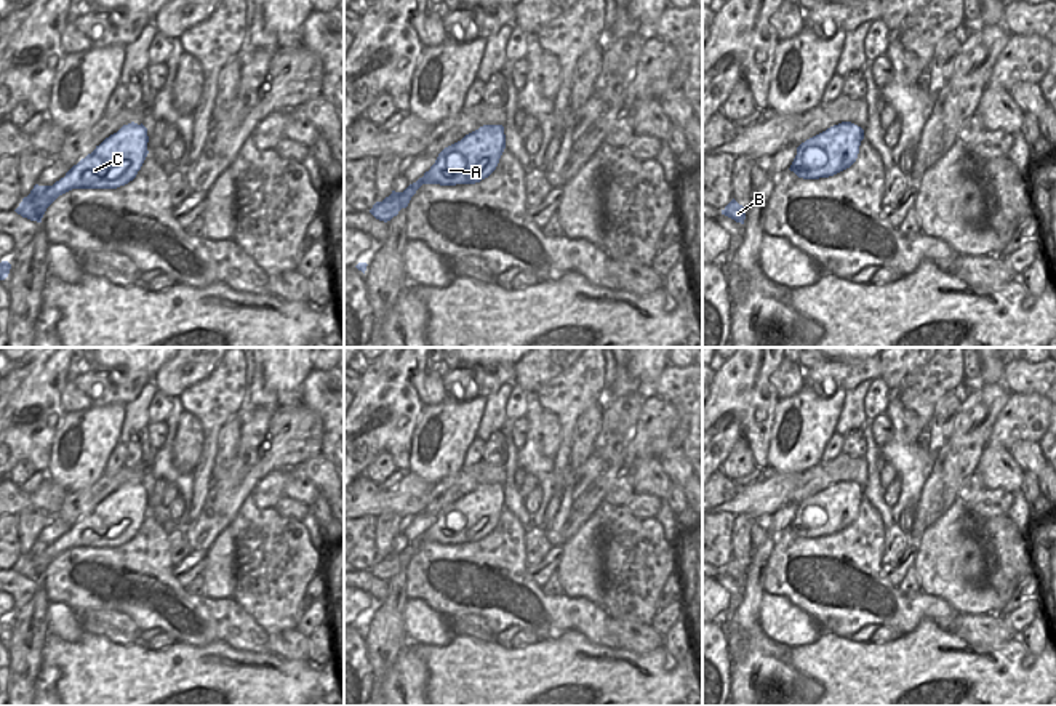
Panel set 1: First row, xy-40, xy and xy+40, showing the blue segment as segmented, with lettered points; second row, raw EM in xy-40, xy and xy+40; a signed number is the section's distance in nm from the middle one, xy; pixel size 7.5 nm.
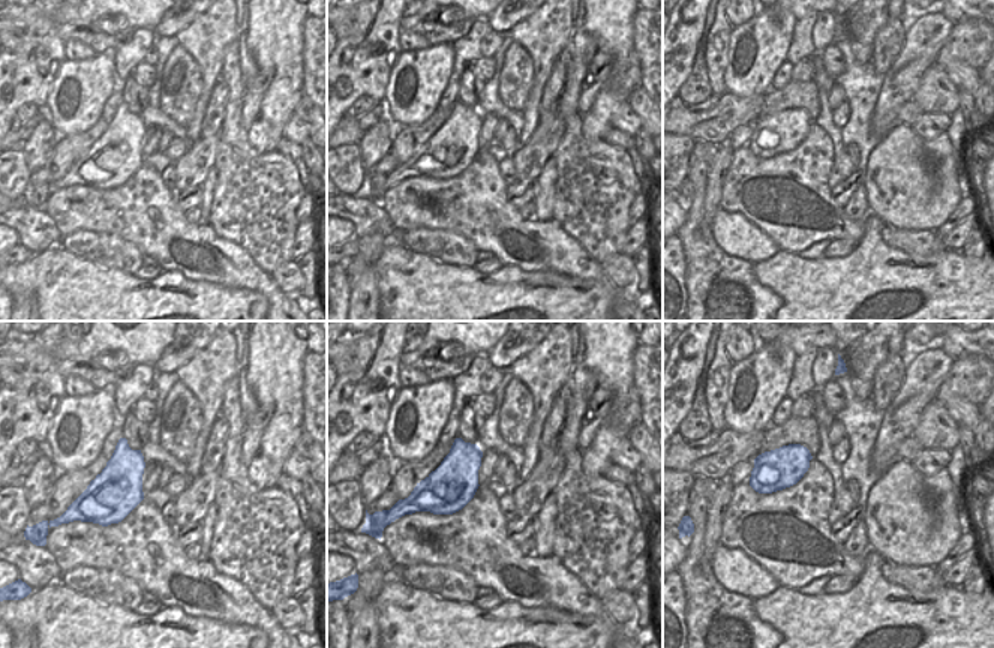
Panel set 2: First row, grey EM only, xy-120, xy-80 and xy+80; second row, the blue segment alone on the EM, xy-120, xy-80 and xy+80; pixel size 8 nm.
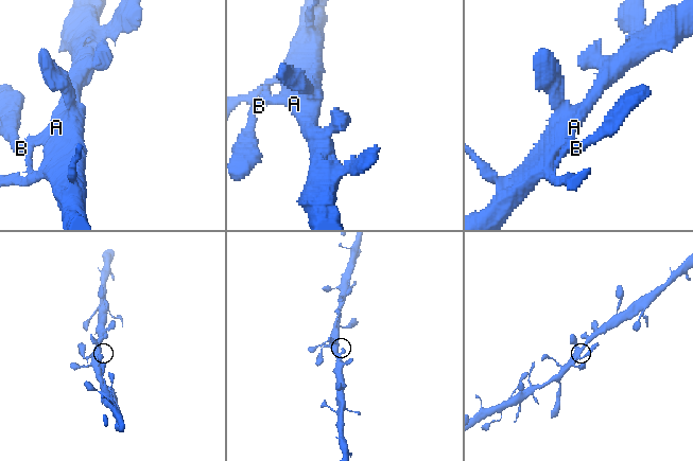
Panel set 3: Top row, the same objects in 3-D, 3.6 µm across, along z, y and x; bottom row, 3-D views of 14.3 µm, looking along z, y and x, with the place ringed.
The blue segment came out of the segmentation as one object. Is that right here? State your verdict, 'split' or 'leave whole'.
leave whole

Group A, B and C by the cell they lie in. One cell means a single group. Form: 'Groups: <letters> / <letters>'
Groups: A B C

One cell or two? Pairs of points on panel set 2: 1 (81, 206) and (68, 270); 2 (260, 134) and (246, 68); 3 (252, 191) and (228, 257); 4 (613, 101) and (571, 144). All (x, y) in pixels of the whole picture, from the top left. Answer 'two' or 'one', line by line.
1: two
2: two
3: two
4: two

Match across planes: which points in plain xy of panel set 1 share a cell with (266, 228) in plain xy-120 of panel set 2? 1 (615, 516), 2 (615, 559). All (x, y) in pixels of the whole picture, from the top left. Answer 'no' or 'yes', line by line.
1: yes
2: yes

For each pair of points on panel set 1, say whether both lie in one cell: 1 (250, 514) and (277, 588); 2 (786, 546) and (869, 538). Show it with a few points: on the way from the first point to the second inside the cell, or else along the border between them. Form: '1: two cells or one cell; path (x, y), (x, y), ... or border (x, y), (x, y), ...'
1: one cell; path (256, 532), (274, 553), (274, 570)
2: one cell; path (807, 549), (848, 549)

